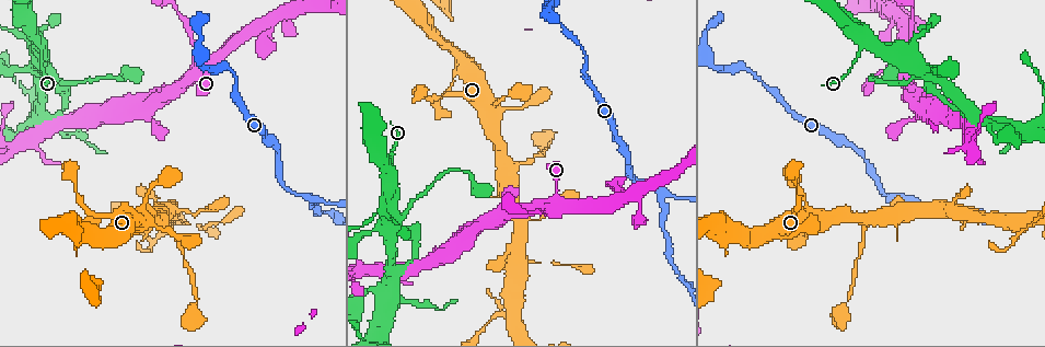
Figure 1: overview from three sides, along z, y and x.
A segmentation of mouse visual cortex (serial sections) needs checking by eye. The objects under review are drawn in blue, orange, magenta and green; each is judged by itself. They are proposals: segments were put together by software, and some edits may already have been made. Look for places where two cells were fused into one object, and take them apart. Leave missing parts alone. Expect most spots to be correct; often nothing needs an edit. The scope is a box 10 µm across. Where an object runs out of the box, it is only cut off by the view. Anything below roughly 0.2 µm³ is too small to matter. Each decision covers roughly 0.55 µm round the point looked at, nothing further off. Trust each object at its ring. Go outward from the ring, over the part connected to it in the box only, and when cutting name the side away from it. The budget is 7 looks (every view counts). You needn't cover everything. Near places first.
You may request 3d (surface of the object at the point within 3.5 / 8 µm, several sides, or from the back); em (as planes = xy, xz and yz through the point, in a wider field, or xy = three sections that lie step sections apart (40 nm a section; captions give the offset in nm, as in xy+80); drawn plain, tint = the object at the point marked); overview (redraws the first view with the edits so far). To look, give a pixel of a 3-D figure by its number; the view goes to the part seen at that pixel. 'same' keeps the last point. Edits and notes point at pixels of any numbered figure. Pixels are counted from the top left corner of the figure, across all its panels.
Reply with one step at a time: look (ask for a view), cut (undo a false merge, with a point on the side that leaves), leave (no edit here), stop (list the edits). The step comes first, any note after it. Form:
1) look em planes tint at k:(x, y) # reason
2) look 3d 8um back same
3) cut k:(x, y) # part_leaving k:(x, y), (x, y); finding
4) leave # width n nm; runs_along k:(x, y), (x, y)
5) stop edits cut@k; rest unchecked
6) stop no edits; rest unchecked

look 3d 3.5um at 1:(1024, 229) # a narrow waist

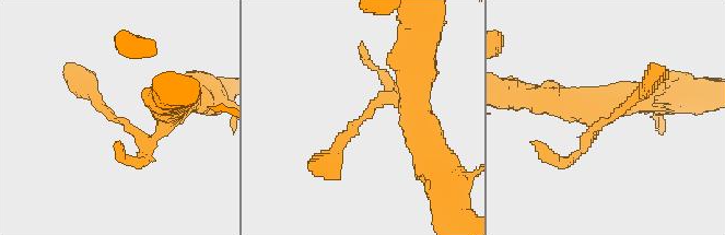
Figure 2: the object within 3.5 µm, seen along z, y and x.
look em xy step 5 tint at 2:(360, 119) # arm_widths 150, 200 nm

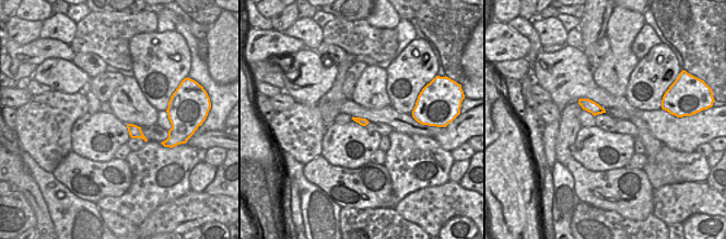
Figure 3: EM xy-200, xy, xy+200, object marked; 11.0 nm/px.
leave # runs_along 2:(408, 106), (374, 103), (320, 162); one cell here

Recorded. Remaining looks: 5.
look 3d 3.5um at 1:(555, 202) # sharp bend

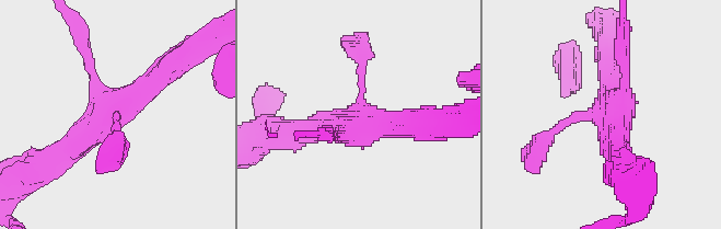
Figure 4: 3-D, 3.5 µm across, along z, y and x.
look em xy step 2 tint at 4:(606, 116) # need the tissue

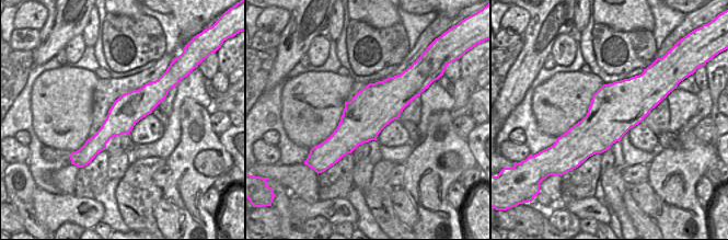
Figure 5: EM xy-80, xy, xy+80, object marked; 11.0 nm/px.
leave # runs_along 5:(163, 94), (134, 105), (88, 148); continuous, no second cell

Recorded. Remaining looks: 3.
look 3d 8um at 1:(664, 195)

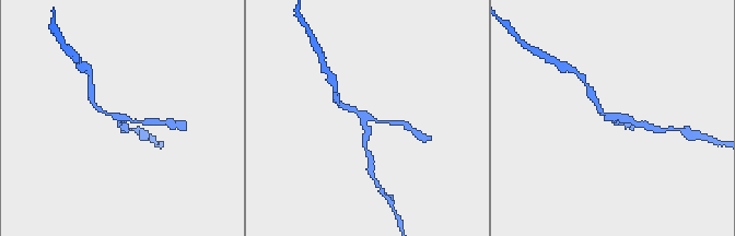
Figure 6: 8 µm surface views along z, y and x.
look 3d 3.5um same # closer look

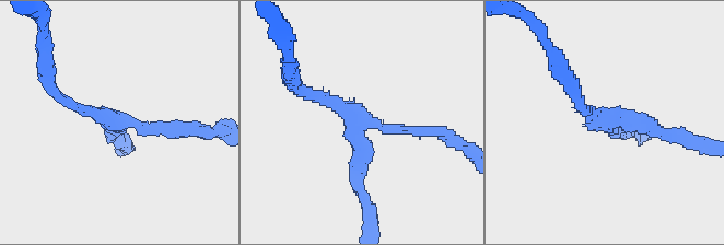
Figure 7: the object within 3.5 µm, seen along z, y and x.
look em planes tint at 7:(110, 120) # shape alone is not enough

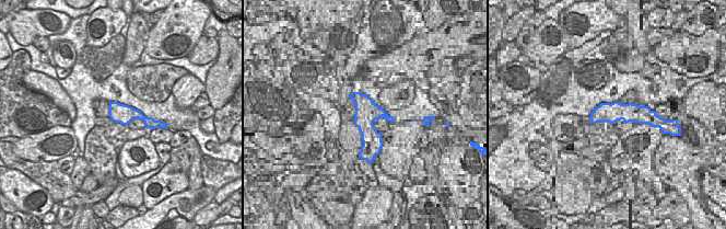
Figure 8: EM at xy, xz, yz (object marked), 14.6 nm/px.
leave # arm_widths 150, 150, 200 nm; all the same cell

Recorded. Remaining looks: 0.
stop no edits; rest unchecked

